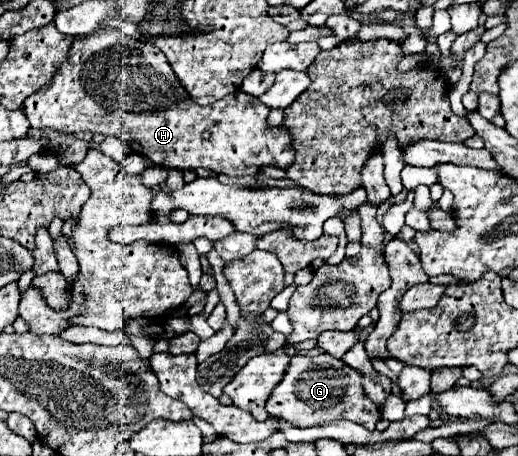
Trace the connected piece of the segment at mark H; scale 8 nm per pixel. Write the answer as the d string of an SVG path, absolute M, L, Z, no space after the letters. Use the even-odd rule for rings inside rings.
M117 28L97 30L89 38L75 40L71 44L71 56L67 62L59 66L59 72L55 72L51 84L43 88L43 92L33 92L23 102L23 112L33 128L53 128L67 134L99 132L103 136L117 136L131 152L137 152L149 158L155 166L165 168L209 168L227 176L255 176L265 164L287 168L295 158L289 132L279 126L267 128L269 108L263 106L259 98L245 92L235 92L213 106L199 106L187 96L159 48L141 40L133 40ZM205 130L211 132L207 140L203 138Z

